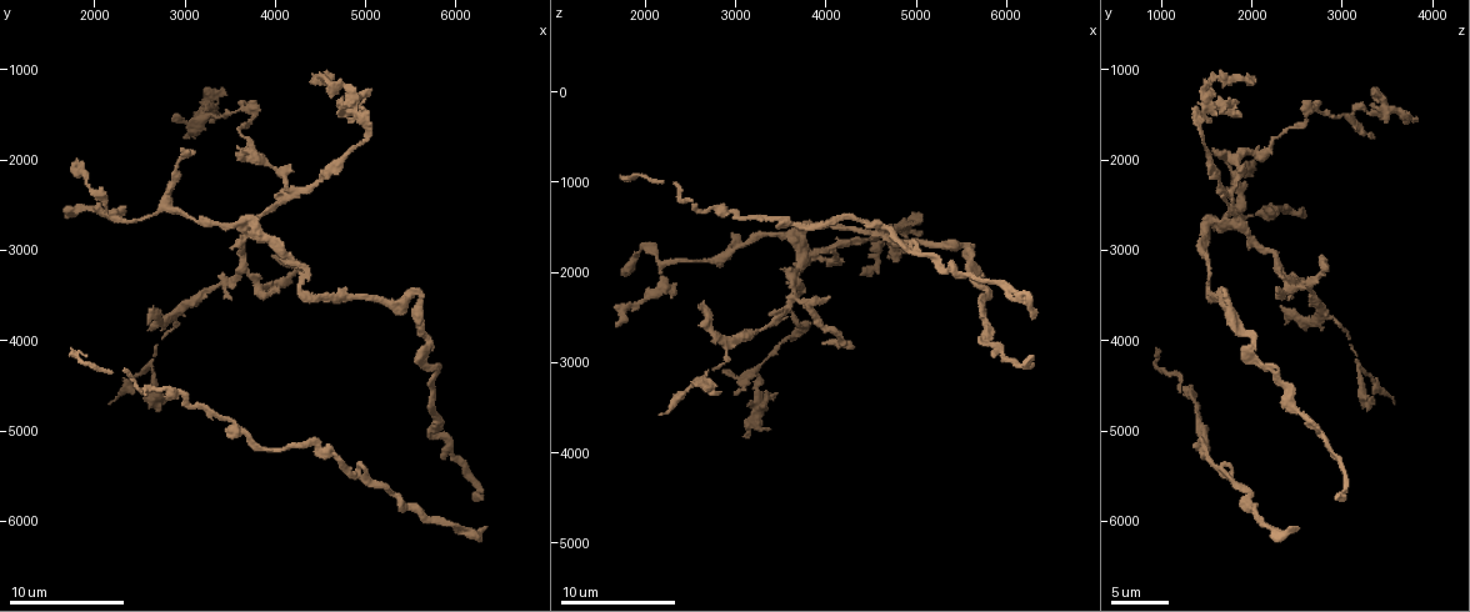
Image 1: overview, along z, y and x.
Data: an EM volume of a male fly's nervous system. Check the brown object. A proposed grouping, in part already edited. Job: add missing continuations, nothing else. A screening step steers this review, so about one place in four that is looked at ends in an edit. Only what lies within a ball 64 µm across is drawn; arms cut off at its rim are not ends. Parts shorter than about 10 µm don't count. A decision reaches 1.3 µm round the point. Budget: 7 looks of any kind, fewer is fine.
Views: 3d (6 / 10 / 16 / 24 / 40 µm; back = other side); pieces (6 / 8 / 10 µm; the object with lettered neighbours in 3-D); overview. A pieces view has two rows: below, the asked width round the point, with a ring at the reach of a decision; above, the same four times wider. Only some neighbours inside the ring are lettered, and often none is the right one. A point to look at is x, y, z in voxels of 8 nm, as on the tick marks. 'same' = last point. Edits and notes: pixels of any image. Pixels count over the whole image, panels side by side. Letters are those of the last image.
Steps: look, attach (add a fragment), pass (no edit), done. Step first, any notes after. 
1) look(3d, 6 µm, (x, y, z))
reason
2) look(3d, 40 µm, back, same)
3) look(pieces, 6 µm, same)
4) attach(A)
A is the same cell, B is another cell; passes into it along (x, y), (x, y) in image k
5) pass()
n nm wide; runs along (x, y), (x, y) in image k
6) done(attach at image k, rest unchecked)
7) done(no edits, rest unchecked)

look(3d, 6 µm, (2950, 1900, 1550))

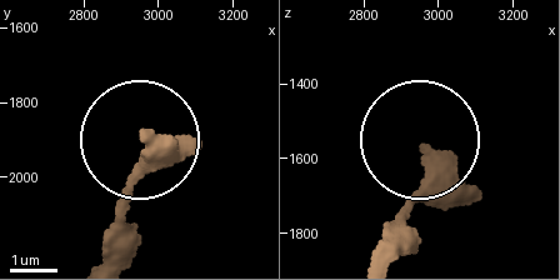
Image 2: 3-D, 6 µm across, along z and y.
look(pieces, 6 µm, (2970, 1900, 1580))

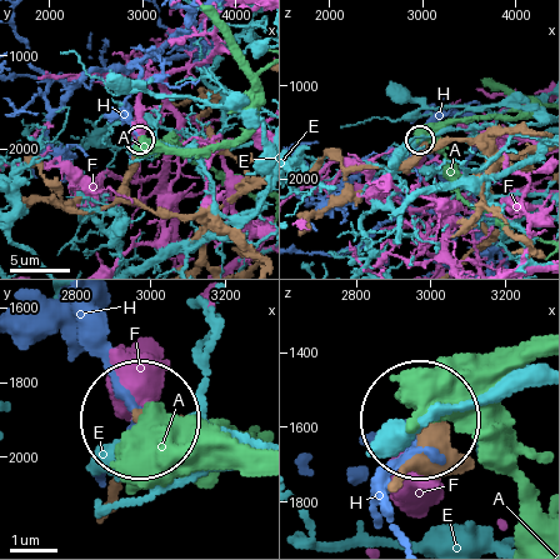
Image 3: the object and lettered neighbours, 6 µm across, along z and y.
pass()
360 nm wide; A, E, F and H are other cells; no lettered fragment goes on from it

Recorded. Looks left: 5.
look(pieces, 10 µm, (1800, 2000, 2000))
an open end

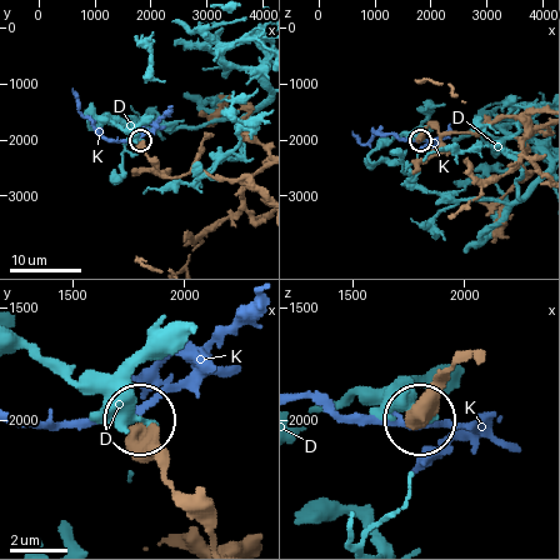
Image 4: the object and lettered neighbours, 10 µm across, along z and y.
pass()
D and K are other cells; runs along (231, 179), (216, 179), (204, 173), (164, 176), (140, 140) in image 4; no lettered fragment goes on from it

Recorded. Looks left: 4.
look(pieces, 6 µm, (1700, 2600, 2600))
end of a long branch

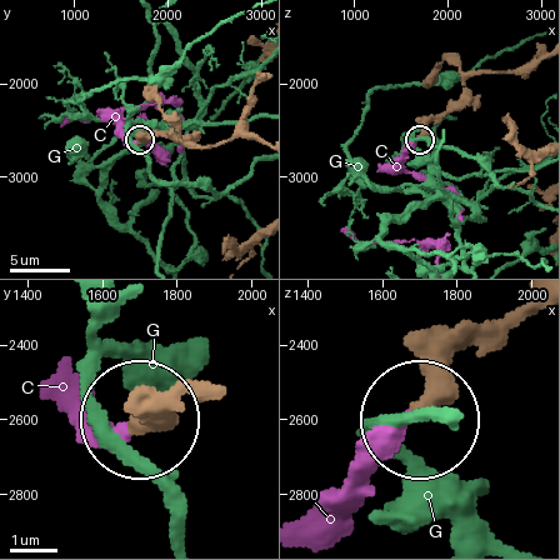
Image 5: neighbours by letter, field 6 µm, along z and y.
attach(C)
C is the same cell, G is another cell; passes into it along (523, 305), (466, 340), (359, 495) in image 5; the neuron continues

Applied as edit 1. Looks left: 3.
done(attach at image 5, rest unchecked)

